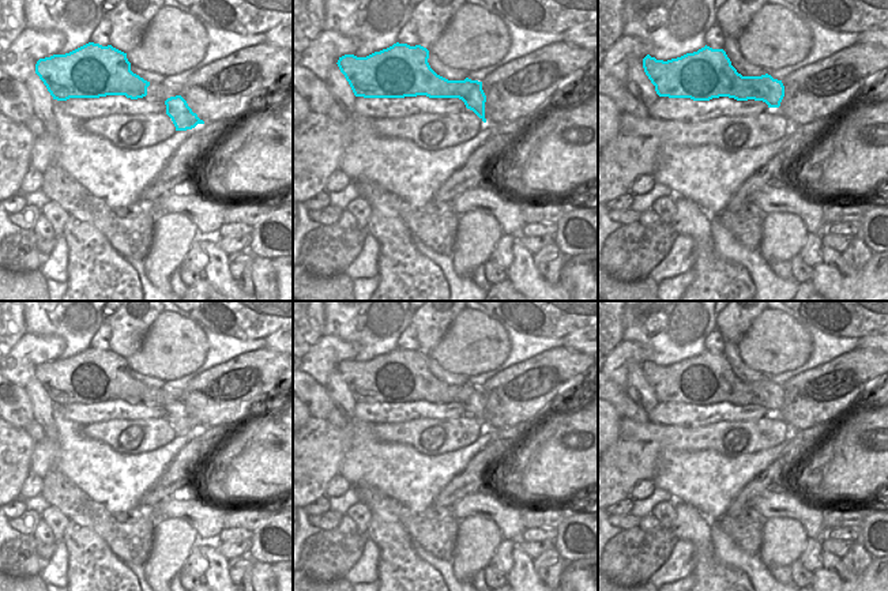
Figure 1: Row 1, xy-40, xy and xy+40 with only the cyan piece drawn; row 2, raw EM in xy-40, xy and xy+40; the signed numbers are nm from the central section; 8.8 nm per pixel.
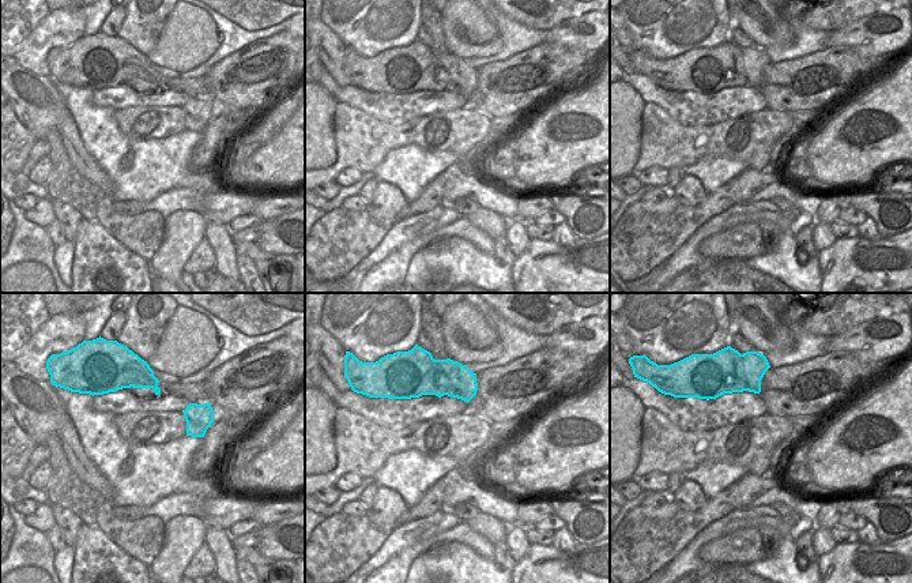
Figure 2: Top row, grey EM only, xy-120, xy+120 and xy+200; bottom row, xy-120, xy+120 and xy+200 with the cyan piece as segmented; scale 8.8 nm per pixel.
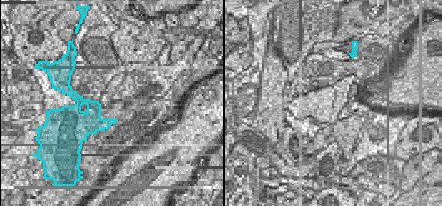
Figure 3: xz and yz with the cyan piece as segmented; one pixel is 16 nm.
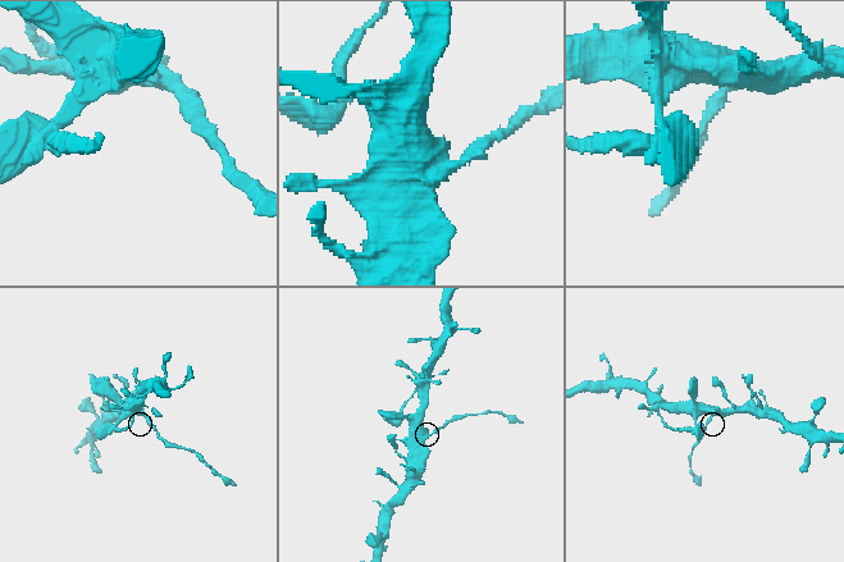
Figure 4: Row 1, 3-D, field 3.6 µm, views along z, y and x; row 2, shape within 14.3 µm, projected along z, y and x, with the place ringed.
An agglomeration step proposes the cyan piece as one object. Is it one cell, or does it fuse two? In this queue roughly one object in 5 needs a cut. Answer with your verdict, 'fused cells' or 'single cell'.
fused cells

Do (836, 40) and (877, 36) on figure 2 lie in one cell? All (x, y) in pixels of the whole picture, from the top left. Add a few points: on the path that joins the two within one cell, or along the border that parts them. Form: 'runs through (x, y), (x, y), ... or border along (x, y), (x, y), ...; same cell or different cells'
runs through (845, 37), (867, 36); same cell

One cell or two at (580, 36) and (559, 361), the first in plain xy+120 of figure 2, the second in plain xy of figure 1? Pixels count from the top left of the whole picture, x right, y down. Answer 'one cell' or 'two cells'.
two cells

